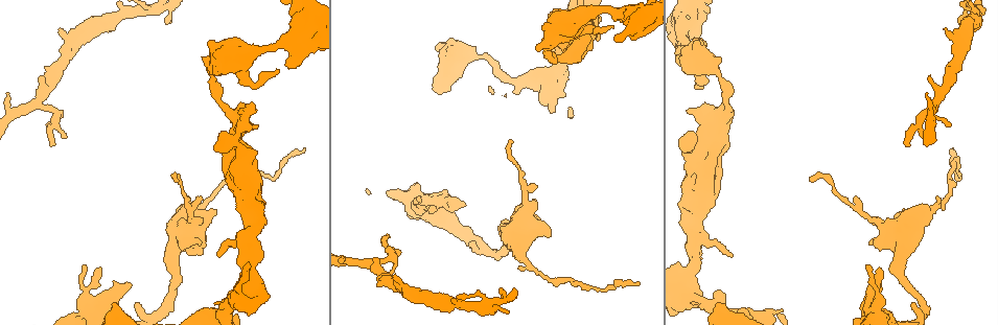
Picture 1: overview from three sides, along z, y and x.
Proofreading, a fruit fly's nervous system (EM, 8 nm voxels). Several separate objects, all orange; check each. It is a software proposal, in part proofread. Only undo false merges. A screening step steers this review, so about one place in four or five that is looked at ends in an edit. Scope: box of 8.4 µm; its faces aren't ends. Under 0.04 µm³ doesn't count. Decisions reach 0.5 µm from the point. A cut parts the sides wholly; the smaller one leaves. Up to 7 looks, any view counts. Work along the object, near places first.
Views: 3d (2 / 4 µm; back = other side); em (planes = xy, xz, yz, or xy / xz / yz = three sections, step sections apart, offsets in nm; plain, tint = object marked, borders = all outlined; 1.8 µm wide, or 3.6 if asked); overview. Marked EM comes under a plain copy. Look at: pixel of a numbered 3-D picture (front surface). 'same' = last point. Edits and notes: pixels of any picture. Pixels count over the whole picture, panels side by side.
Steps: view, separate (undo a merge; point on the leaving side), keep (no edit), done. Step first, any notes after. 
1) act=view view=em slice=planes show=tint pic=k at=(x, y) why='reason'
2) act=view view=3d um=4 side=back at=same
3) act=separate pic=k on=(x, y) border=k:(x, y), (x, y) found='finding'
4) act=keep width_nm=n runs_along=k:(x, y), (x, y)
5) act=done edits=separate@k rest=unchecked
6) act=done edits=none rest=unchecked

act=view view=em um=3.6 slice=planes show=tint pic=1 at=(250, 171) why='sharp bend'

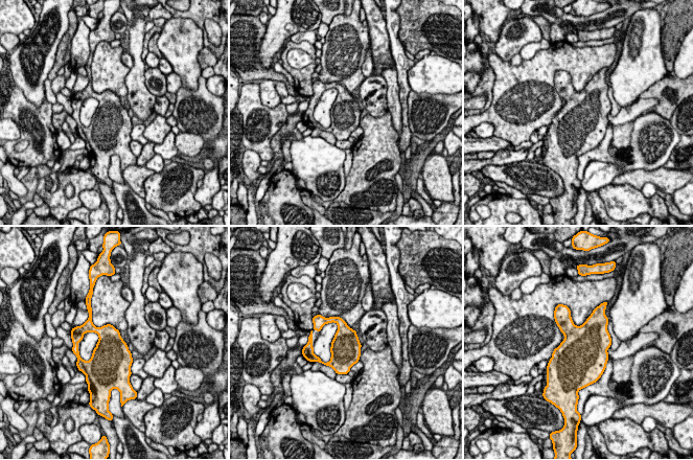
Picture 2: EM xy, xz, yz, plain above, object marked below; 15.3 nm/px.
act=keep found='one neuron here'

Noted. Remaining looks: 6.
act=view view=em slice=yz step=4 show=tint pic=1 at=(687, 277) why='sudden change in width'

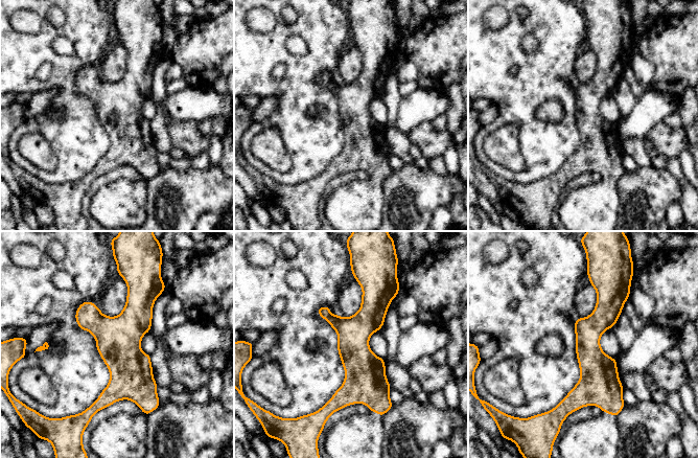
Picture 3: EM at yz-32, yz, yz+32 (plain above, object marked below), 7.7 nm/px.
act=view view=em slice=xy step=16 show=tint at=same why='cut it another way'

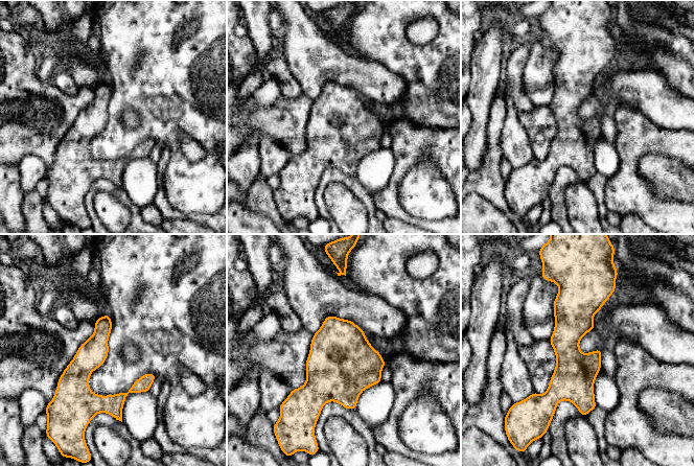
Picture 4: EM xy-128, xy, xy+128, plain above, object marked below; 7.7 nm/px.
act=keep found='all the same neuron'

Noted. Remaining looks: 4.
act=view view=3d um=2 pic=1 at=(288, 41) why='thick turns thin'

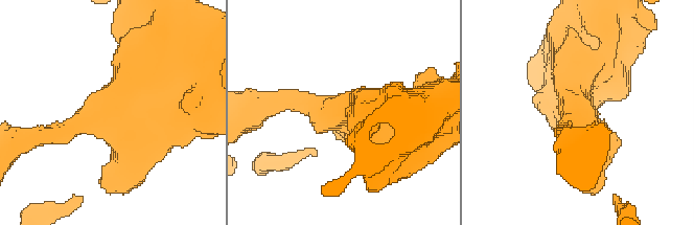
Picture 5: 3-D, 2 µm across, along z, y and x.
act=view view=em slice=planes show=tint pic=5 at=(578, 115)

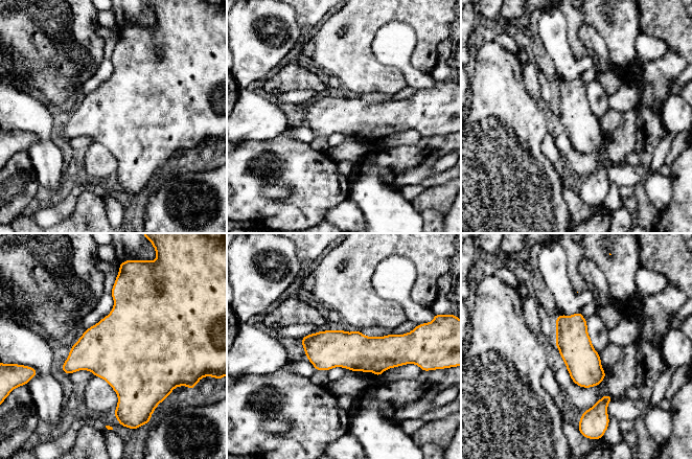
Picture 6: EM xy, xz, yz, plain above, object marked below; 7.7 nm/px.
act=keep found='continuous, no second neuron'

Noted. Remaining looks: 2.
act=done edits=none rest=unchecked

